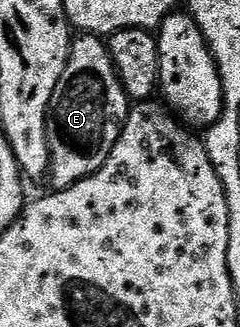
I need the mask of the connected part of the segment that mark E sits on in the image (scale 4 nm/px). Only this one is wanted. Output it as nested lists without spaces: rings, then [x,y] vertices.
[[[94,35],[76,36],[47,112],[50,188],[68,189],[96,173],[105,159],[109,159],[109,151],[113,151],[121,135],[128,112],[129,98],[119,81],[111,52],[107,50],[107,41]]]

